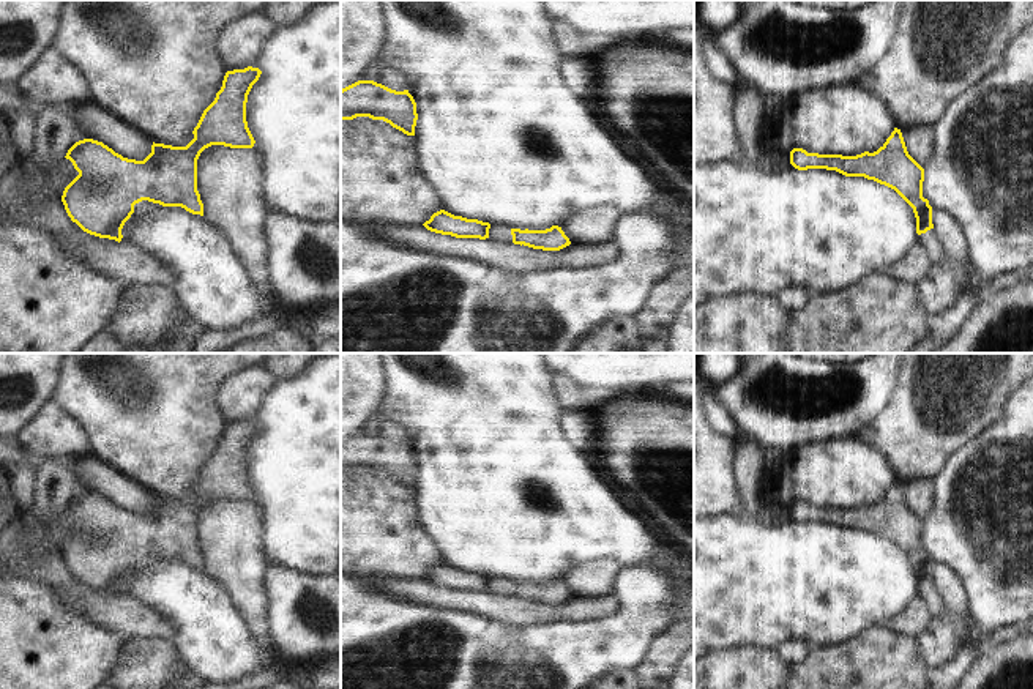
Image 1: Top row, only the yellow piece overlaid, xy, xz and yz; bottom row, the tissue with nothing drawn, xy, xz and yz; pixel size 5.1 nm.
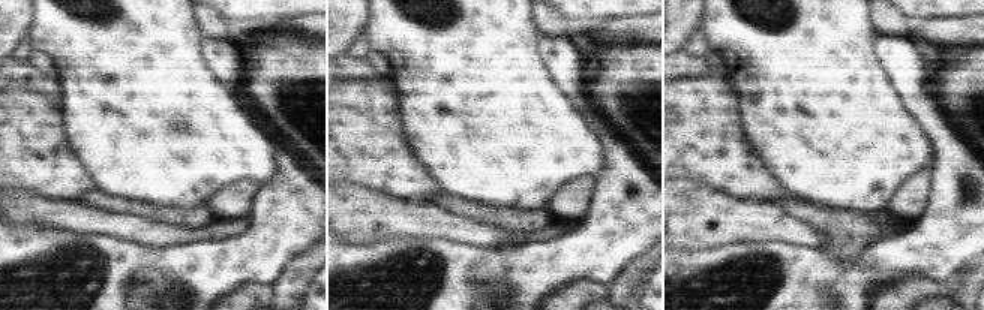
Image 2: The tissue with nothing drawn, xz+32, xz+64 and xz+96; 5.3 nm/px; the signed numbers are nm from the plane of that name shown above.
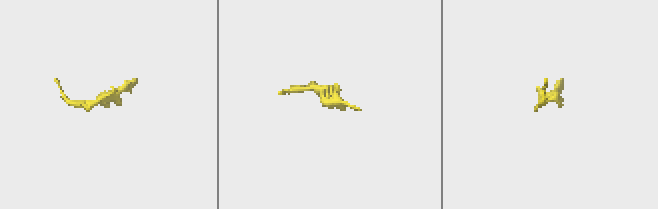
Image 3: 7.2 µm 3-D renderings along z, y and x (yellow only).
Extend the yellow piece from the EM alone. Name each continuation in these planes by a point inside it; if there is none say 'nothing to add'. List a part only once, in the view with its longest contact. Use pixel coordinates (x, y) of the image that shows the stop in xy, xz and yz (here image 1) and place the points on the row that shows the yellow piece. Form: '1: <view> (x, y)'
1: yz (929, 240)

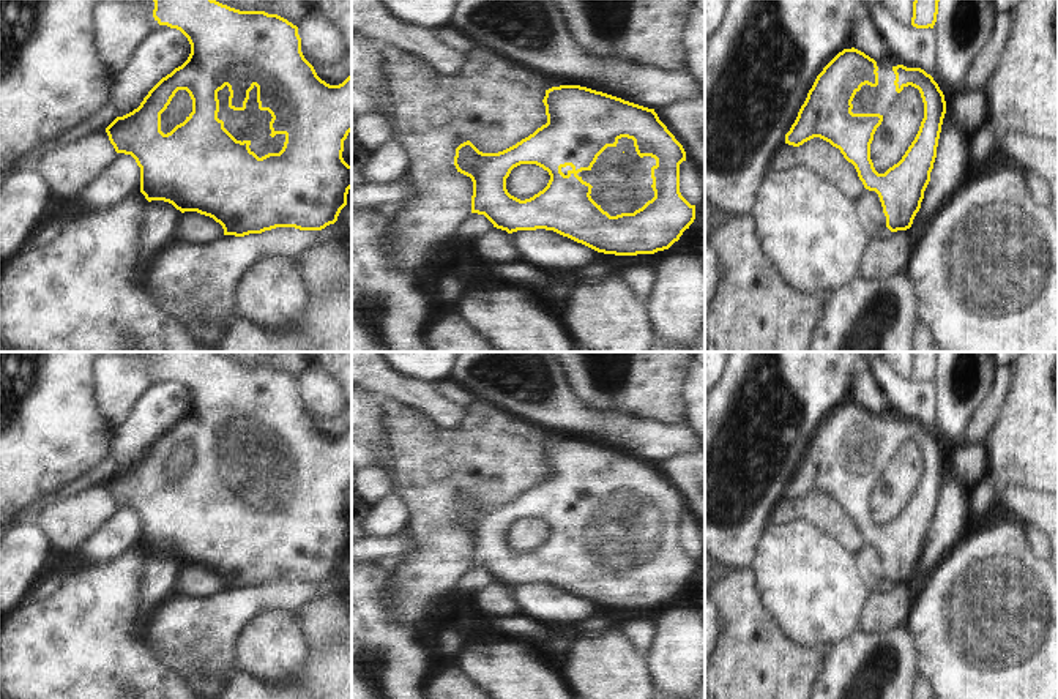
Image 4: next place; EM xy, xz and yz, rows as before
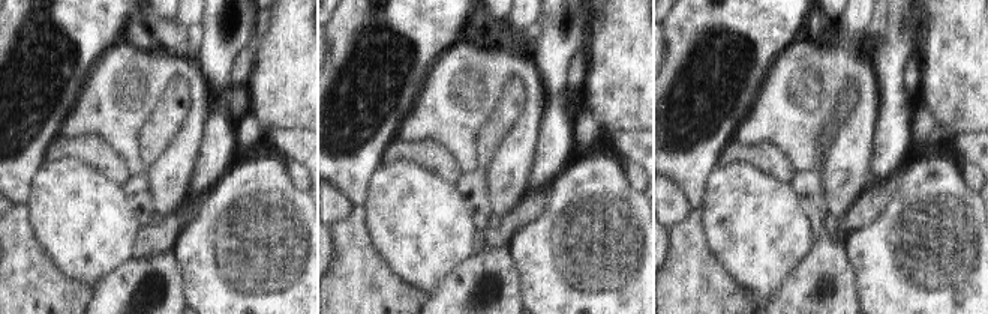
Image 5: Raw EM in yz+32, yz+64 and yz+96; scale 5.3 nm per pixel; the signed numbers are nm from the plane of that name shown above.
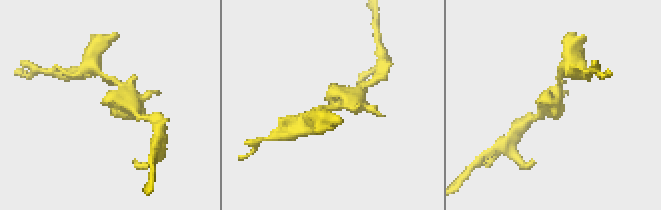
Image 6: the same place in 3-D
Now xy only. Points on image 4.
1: xy (180, 106)

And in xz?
1: xz (525, 180)

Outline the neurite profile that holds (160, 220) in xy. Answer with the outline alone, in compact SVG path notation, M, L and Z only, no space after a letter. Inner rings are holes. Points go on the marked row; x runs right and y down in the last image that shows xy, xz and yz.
M164 200L147 202L139 230L139 249L136 254L134 284L143 287L142 279L153 257L170 241L175 241L175 229L181 211Z

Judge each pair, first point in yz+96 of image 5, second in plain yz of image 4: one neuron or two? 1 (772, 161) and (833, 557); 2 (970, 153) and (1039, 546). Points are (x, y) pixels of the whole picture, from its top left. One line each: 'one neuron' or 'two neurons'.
1: two neurons
2: two neurons

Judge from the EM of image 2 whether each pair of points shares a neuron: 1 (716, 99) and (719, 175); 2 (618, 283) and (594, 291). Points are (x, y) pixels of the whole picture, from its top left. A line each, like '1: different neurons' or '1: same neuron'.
1: same neuron
2: different neurons

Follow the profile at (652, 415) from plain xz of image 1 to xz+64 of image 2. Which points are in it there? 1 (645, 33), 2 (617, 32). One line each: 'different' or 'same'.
1: different
2: different

